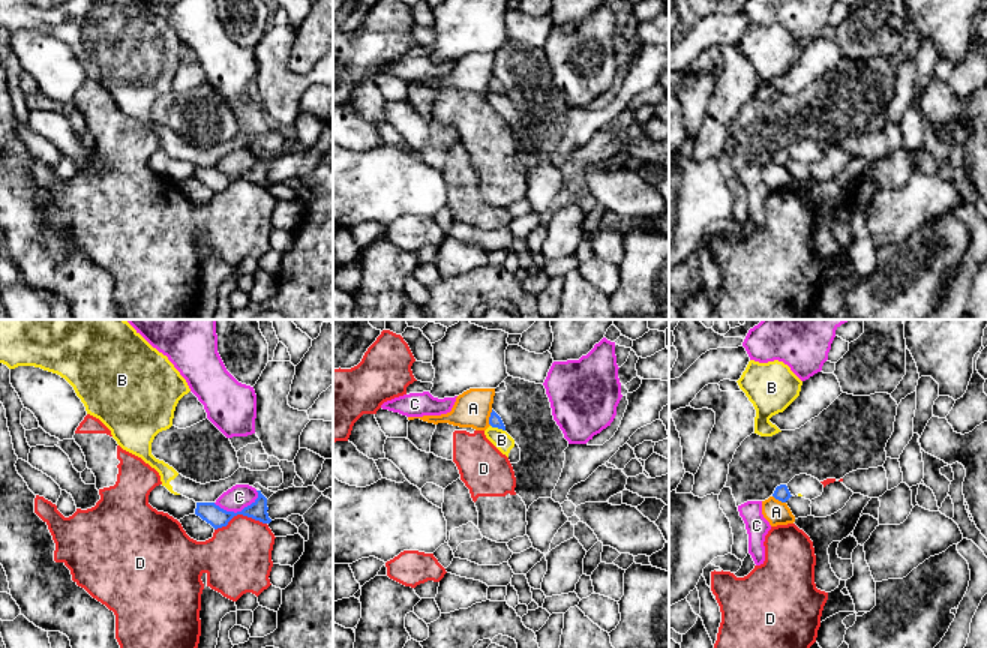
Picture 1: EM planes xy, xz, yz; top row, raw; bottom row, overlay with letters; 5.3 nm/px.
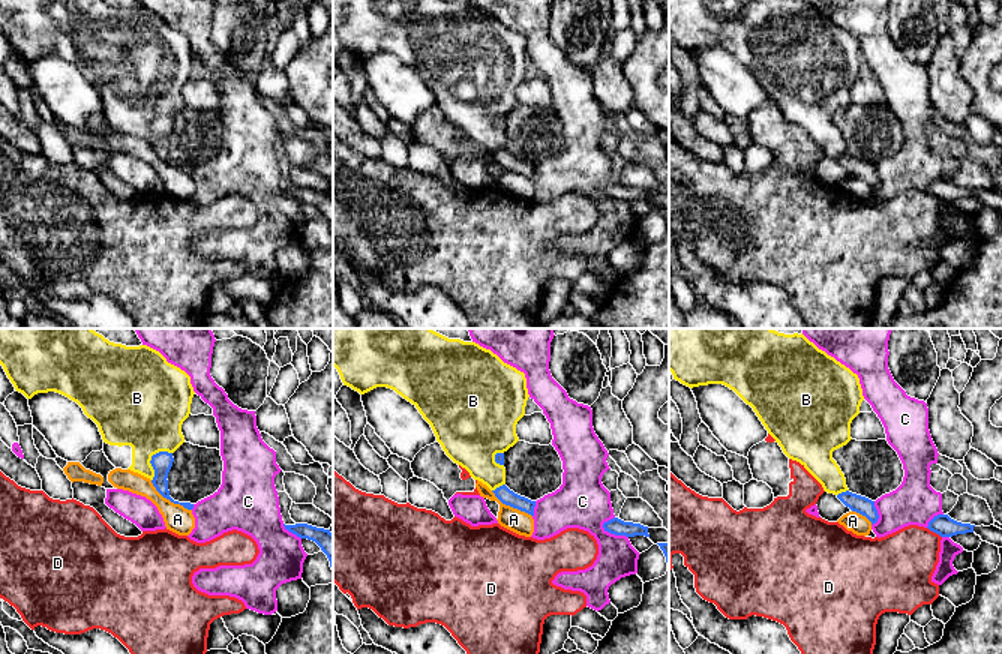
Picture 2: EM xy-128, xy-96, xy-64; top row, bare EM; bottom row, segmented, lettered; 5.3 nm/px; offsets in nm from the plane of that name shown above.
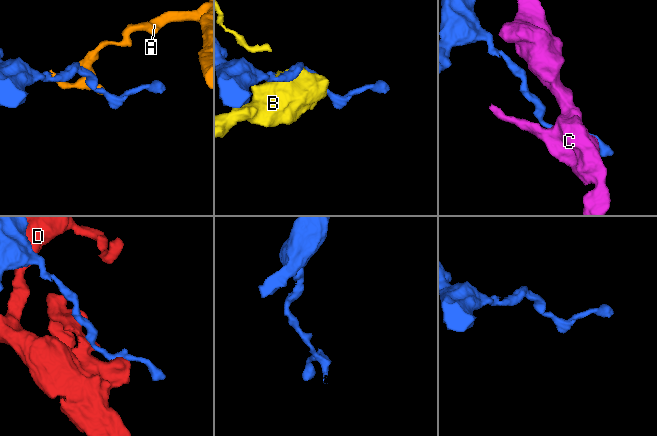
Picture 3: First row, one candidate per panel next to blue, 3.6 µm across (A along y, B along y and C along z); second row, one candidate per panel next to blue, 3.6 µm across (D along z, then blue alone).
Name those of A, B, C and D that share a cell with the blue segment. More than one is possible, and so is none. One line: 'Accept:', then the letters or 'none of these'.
Accept: none of these

